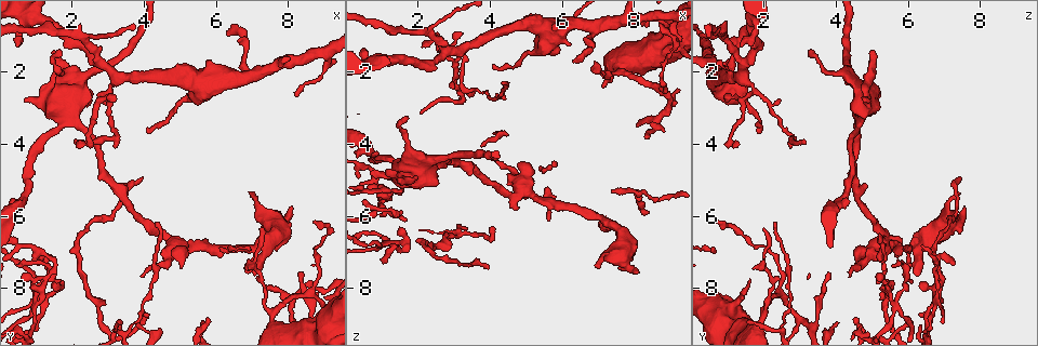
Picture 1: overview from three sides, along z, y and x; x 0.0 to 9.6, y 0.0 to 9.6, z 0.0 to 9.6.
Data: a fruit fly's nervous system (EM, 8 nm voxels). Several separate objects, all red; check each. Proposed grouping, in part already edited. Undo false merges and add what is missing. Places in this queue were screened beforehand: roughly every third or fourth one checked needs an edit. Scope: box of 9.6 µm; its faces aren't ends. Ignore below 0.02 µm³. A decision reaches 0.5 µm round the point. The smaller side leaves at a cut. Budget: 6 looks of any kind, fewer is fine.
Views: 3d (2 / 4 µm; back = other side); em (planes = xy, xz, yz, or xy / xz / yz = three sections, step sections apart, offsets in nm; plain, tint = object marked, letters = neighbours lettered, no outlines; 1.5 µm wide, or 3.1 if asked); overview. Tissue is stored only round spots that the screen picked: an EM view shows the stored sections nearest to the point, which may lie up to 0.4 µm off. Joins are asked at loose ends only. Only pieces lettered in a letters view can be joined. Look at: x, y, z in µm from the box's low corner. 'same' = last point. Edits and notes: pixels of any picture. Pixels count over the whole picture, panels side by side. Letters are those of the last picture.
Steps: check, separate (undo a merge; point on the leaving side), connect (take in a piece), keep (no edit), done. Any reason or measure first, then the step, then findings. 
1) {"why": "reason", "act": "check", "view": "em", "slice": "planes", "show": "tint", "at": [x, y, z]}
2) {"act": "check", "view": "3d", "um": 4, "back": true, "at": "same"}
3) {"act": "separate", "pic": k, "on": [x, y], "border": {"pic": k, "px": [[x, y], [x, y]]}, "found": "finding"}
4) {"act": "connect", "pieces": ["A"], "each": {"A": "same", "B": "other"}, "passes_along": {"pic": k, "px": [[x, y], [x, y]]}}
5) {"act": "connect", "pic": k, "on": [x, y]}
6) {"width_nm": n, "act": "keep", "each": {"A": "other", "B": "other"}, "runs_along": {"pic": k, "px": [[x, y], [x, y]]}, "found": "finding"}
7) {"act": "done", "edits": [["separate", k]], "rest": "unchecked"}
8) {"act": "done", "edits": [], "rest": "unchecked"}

{"why": "branch stops here", "act": "check", "view": "3d", "um": 2, "at": [1.10, 7.35, 7.25]}

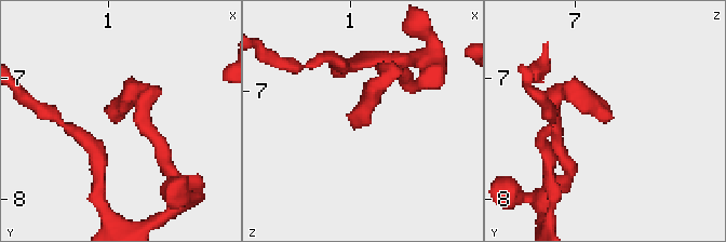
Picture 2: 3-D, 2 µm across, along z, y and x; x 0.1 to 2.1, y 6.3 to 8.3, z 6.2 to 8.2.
{"why": "now the EM", "act": "check", "view": "em", "slice": "xy", "step": 4, "show": "tint", "at": [1.04, 7.38, 7.28]}

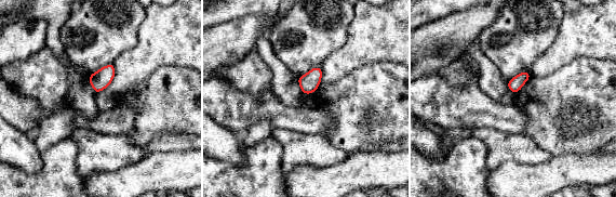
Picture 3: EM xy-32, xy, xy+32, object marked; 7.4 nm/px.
{"act": "check", "view": "em", "slice": "planes", "show": "letters", "at": "same"}

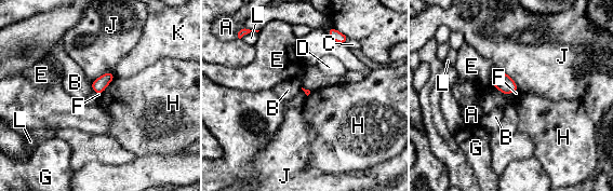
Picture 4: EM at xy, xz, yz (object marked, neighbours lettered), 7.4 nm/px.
{"act": "keep", "each": {"A": "other", "B": "other", "C": "other", "D": "other", "E": "other", "F": "other", "G": "other", "H": "other", "J": "other", "K": "other", "L": "other"}, "border": {"pic": 4, "px": [[517, 90], [506, 95]]}, "found": "no lettered piece goes on from it"}

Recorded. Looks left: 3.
{"why": "thick turns thin", "act": "check", "view": "em", "slice": "planes", "show": "tint", "at": [2.30, 3.55, 4.60]}

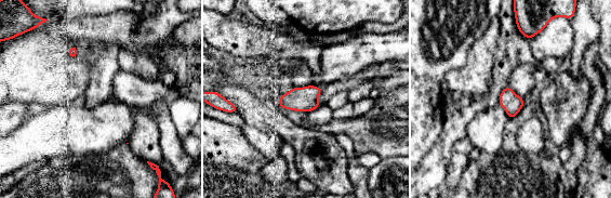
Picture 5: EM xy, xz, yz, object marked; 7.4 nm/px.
{"act": "check", "view": "em", "slice": "planes", "show": "letters", "at": "same"}

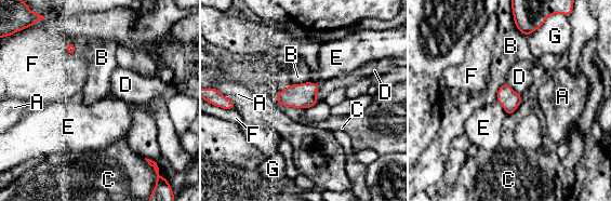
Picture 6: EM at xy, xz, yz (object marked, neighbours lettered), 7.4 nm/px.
{"act": "keep", "each": {"A": "other", "B": "other", "C": "other", "D": "other", "E": "other", "F": "other", "G": "other"}, "border": {"pic": 6, "px": [[317, 83], [319, 102]]}, "found": "one neuron here"}

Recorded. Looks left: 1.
{"act": "done", "edits": [], "rest": "unchecked"}

